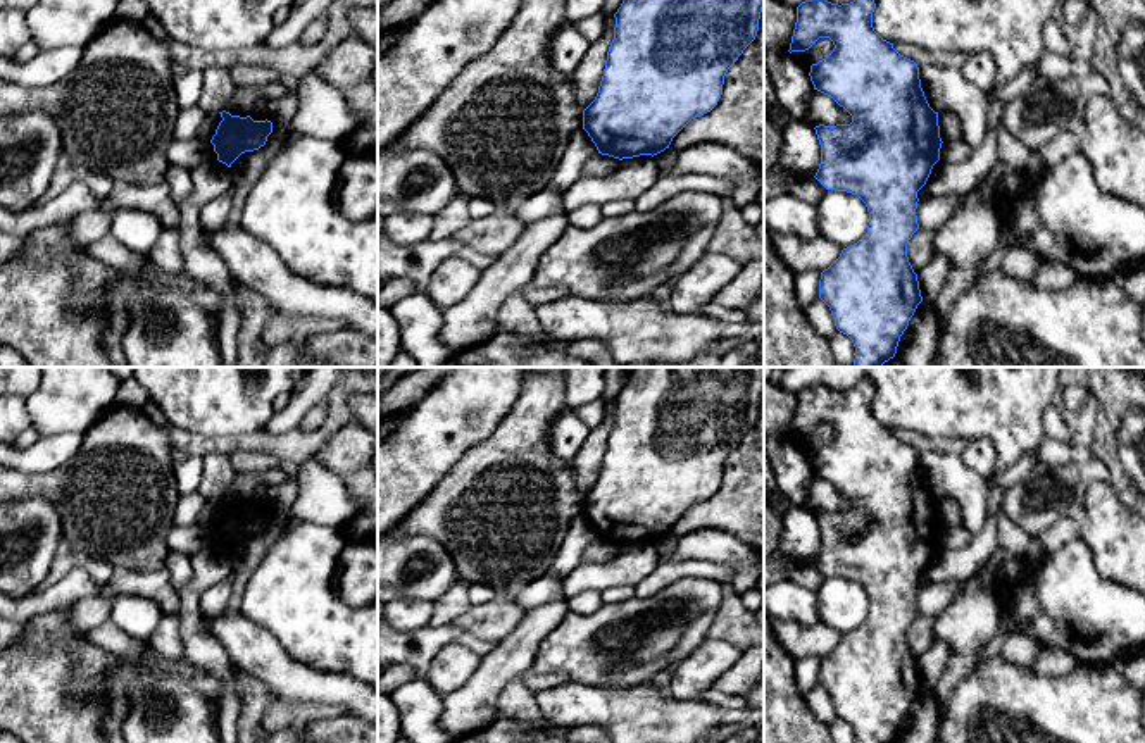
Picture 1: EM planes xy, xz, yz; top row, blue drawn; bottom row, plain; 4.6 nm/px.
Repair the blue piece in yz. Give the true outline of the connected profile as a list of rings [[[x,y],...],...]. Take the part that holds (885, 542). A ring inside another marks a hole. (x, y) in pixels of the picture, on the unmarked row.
[[[867,378],[842,391],[824,384],[805,386],[797,393],[788,438],[805,438],[819,424],[833,428],[833,438],[812,450],[809,462],[814,476],[843,493],[852,509],[814,514],[821,531],[821,550],[814,564],[826,576],[857,581],[869,598],[867,619],[821,659],[819,684],[829,693],[836,715],[852,726],[855,743],[895,743],[900,722],[923,688],[907,629],[919,615],[917,578],[940,546],[943,528],[938,498],[924,483],[917,450],[874,417],[874,395]]]

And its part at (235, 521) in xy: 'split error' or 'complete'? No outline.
complete

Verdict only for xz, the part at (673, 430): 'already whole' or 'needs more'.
already whole

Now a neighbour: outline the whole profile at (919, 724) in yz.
[[[921,688],[900,722],[895,743],[935,743],[938,717],[938,700],[926,688]]]

